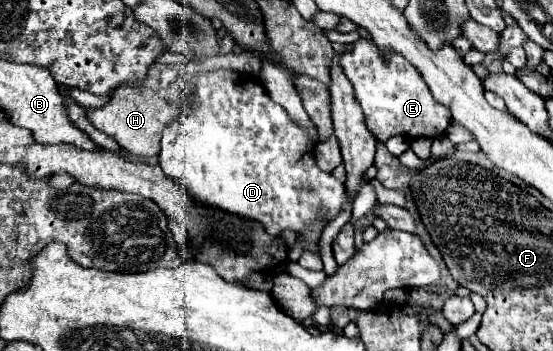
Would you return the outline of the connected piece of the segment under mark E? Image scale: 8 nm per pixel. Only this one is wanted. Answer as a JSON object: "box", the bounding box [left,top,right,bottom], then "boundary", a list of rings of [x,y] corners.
{"box":[338,38,450,142],"boundary":[[[360,38],[340,54],[338,62],[356,90],[368,130],[378,140],[384,142],[396,134],[408,134],[412,138],[436,138],[442,136],[450,126],[450,110],[432,98],[430,88],[426,86],[420,72],[400,54],[392,50],[382,52],[372,40]]]}

